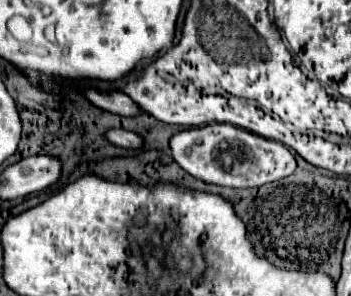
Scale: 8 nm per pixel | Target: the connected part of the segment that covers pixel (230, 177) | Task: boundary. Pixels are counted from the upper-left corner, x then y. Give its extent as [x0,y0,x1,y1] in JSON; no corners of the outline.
[169,123,297,187]

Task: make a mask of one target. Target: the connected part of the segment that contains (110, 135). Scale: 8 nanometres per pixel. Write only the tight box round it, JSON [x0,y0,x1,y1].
[105,129,143,149]

